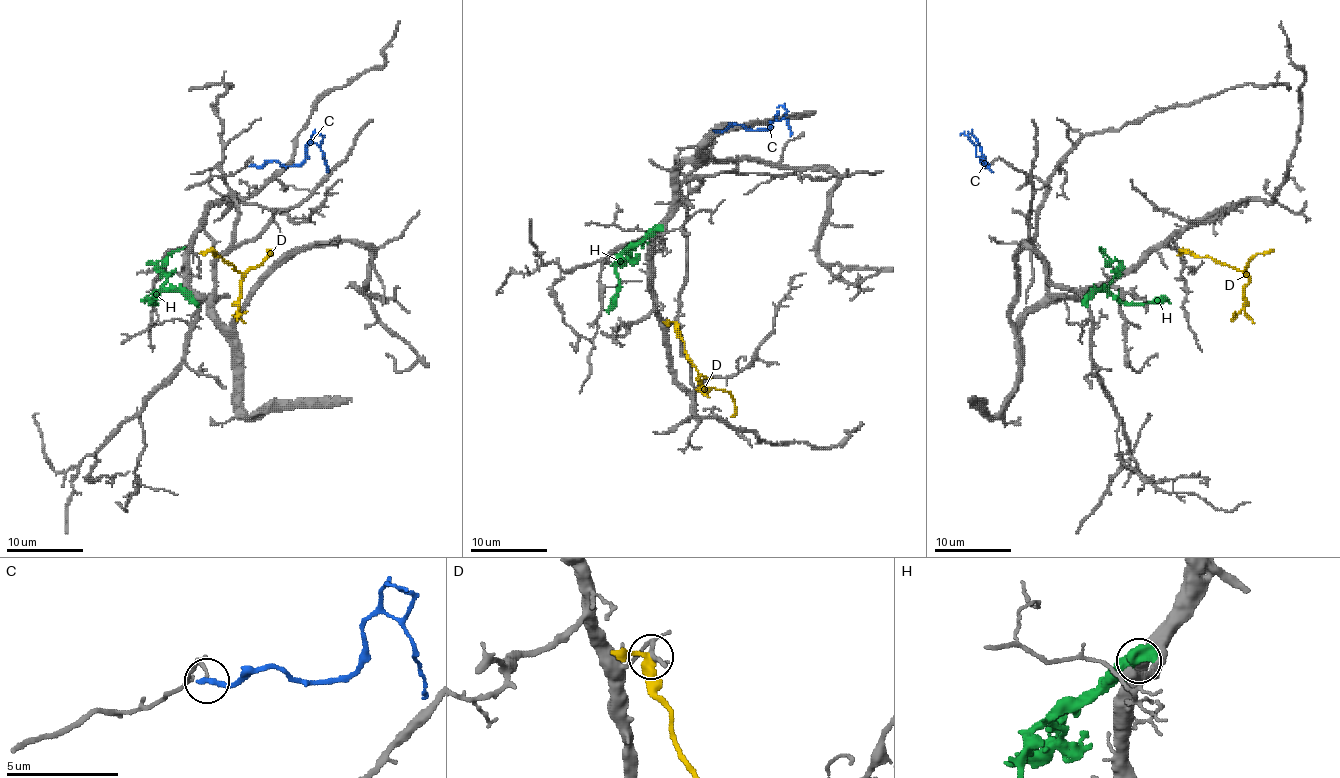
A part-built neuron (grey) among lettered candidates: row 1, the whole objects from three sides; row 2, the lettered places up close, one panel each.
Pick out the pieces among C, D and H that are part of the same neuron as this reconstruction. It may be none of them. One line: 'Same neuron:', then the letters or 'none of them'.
Same neuron: none of them

